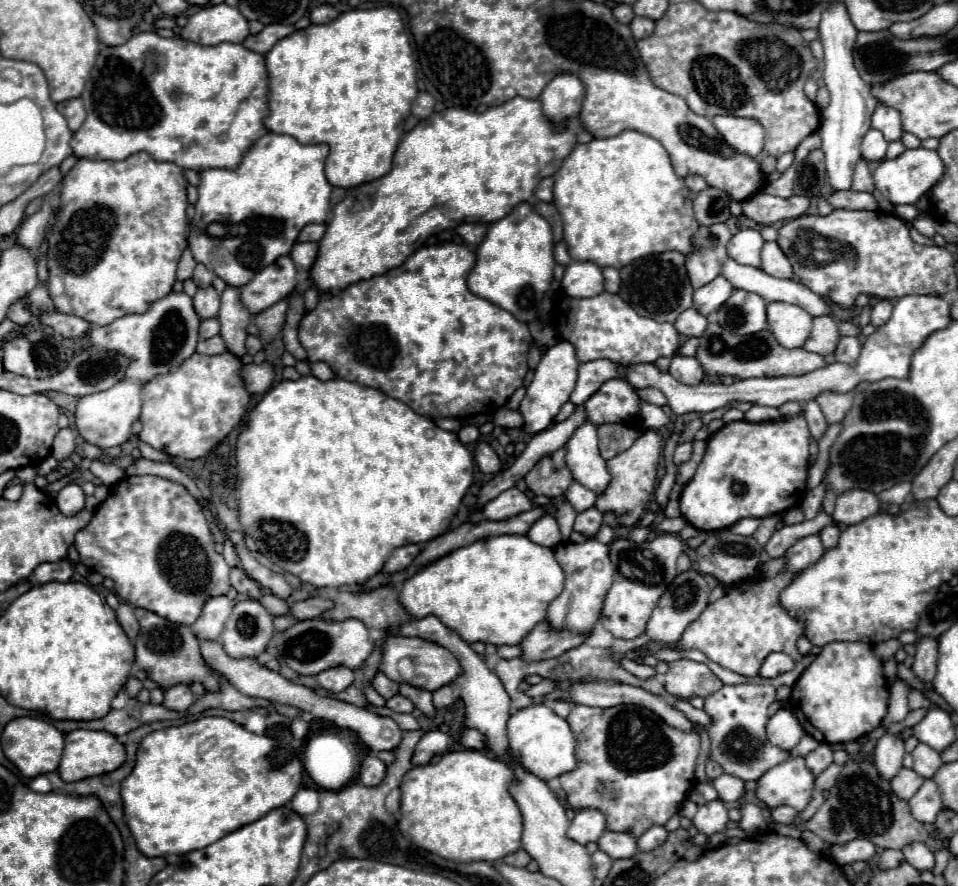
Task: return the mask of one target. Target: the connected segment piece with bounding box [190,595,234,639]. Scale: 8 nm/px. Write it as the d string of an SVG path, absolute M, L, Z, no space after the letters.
M224 595L208 599L200 617L198 617L198 621L190 629L196 633L196 637L218 639L222 629L224 629L224 621L228 619L232 607L234 607L234 601L230 601Z

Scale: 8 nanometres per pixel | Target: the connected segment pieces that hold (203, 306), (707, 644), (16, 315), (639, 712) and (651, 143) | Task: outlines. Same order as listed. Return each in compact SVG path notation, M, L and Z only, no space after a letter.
M214 287L198 289L198 293L194 295L194 309L196 309L196 313L198 313L198 317L200 317L202 321L218 317L220 295L216 293L216 289L214 289Z
M784 569L772 579L746 579L728 587L724 597L710 603L702 615L688 625L678 641L678 649L700 649L710 661L748 677L758 675L764 659L774 651L788 653L794 661L800 661L802 655L796 649L796 641L804 633L804 623L790 617L780 605L780 591L788 587L794 577L796 575Z
M18 299L16 303L10 305L6 319L10 319L16 325L28 325L32 321L32 311L28 309L28 305L24 305L24 299Z
M572 705L568 725L576 735L578 767L560 775L566 801L574 809L600 809L608 821L610 831L624 831L640 837L652 825L666 825L678 813L686 793L694 783L694 767L700 751L698 733L684 733L666 725L656 713L636 705L616 705L610 709Z
M622 131L620 135L616 137L608 137L608 139L592 139L590 143L584 143L584 145L576 145L572 149L572 153L566 157L564 165L556 171L554 175L554 207L558 209L560 217L562 217L562 225L564 225L564 241L568 245L568 253L574 261L592 261L596 263L598 267L614 267L614 269L622 269L624 265L630 265L632 261L640 259L640 257L646 257L646 255L652 255L652 253L664 253L664 251L678 251L682 255L688 255L694 251L694 243L692 243L692 237L694 233L700 229L698 221L694 219L694 213L692 213L692 207L688 205L688 189L684 185L684 179L676 177L674 169L672 169L672 163L670 163L670 157L668 157L668 151L652 137L644 135L644 133L638 133L638 131Z

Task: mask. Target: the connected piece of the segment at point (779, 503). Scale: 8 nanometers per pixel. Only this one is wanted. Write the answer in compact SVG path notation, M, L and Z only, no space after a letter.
M804 417L780 419L768 423L748 423L734 421L724 425L718 433L708 439L706 455L696 471L696 475L684 485L680 493L680 511L684 519L700 531L720 531L728 529L744 517L770 517L792 507L798 507L806 495L806 471L808 471L808 441L810 431Z

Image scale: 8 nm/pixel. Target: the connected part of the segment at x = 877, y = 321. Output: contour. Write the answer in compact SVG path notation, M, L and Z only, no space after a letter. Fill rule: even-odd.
M878 301L874 307L872 307L872 325L874 327L880 327L884 325L892 315L892 303L890 301Z

